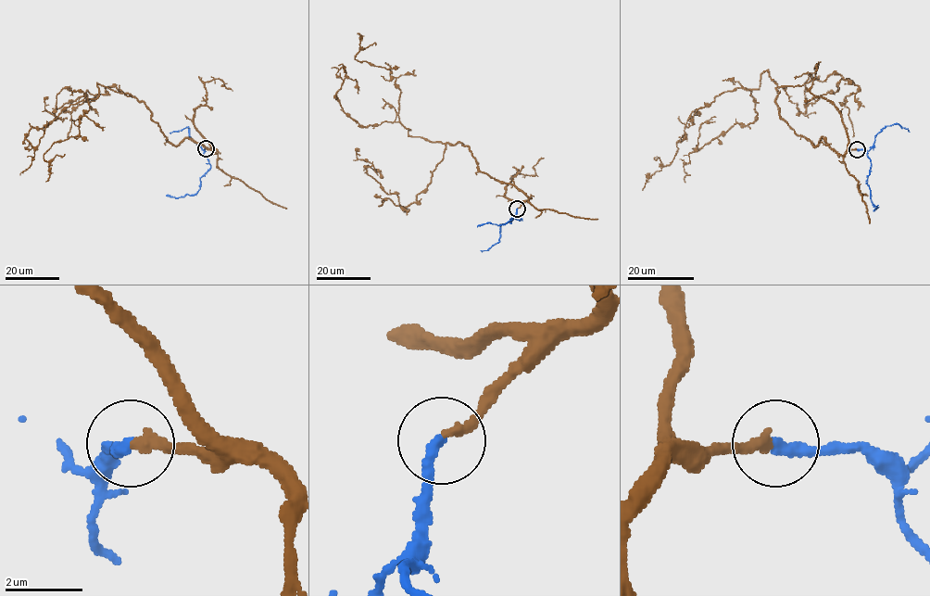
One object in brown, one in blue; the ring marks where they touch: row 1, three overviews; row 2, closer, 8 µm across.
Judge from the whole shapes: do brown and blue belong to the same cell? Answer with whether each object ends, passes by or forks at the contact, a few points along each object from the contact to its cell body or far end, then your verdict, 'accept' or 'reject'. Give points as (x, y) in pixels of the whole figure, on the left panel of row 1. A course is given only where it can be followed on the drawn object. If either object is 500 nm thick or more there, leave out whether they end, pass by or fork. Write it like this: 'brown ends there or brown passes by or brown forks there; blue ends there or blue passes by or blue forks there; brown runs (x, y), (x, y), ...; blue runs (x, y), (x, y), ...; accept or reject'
brown ends there; blue ends there; brown runs (207, 147), (187, 138), (171, 145), (142, 101), (97, 83), (80, 133), (43, 155), (45, 182); blue runs (207, 147), (204, 155), (210, 168), (200, 178), (199, 189), (194, 195), (178, 197), (166, 195); accept

